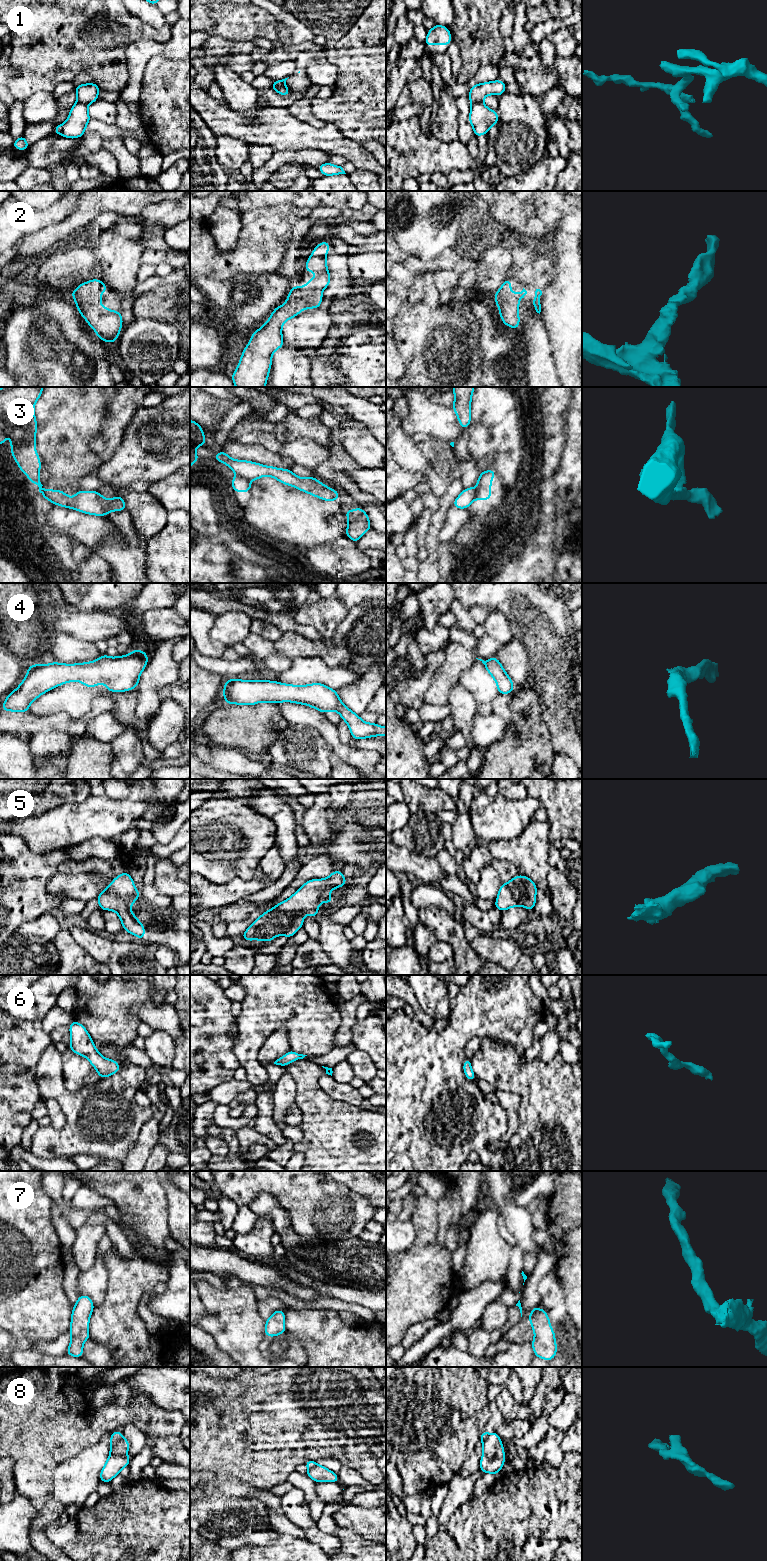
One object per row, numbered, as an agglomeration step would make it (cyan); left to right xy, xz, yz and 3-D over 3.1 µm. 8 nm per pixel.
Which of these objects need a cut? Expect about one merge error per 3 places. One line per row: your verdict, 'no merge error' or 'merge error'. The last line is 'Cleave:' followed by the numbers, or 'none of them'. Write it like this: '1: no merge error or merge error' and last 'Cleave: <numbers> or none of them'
1: merge error
2: no merge error
3: merge error
4: no merge error
5: no merge error
6: no merge error
7: no merge error
8: merge error
Cleave: 1, 3, 8

